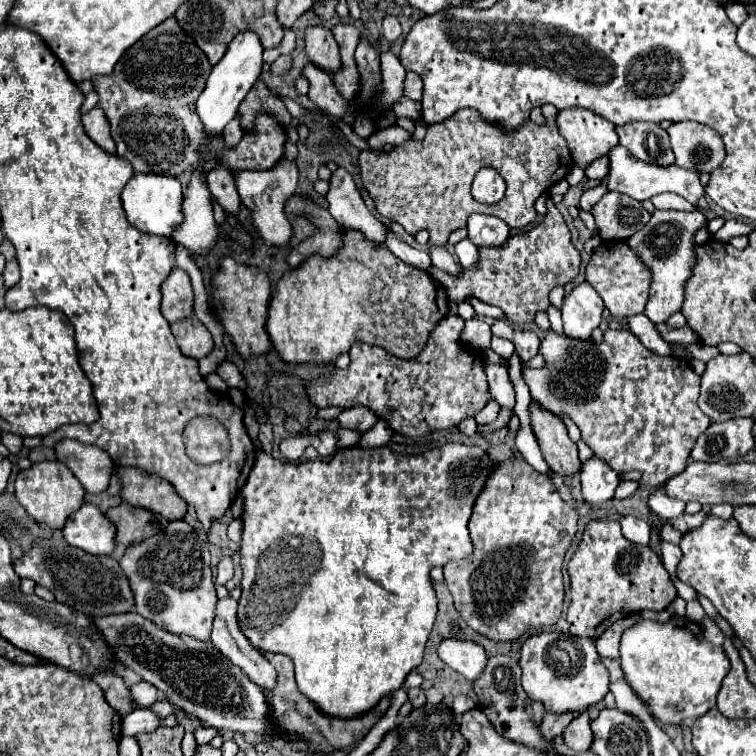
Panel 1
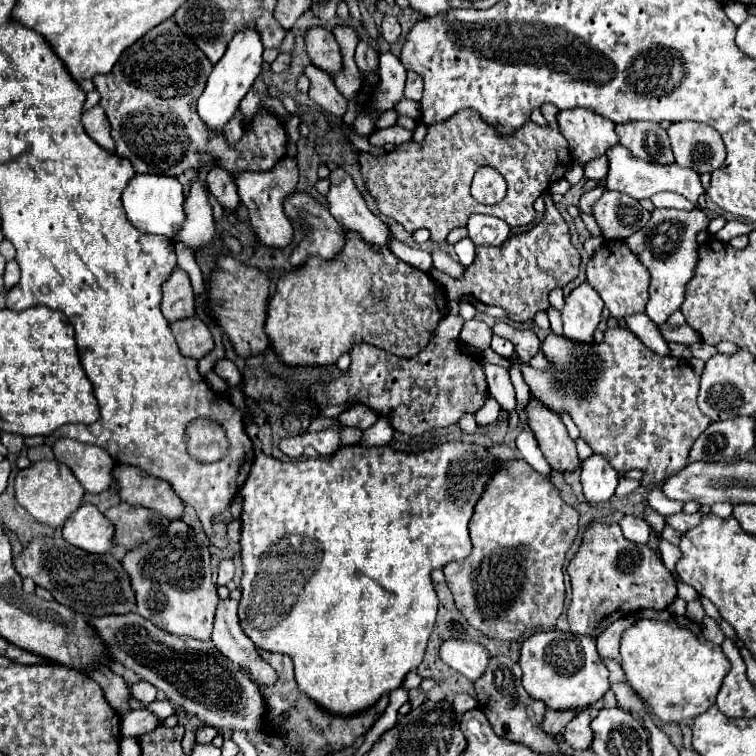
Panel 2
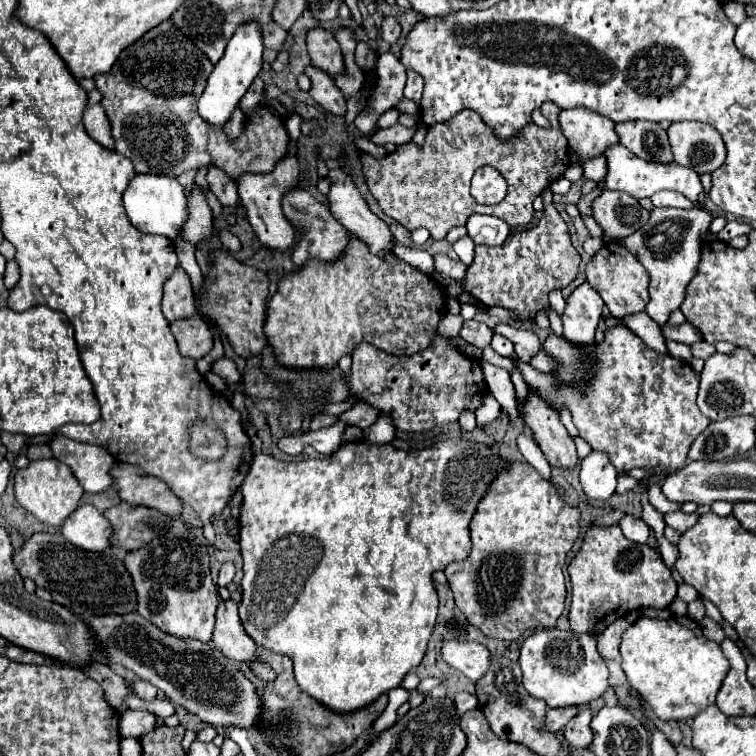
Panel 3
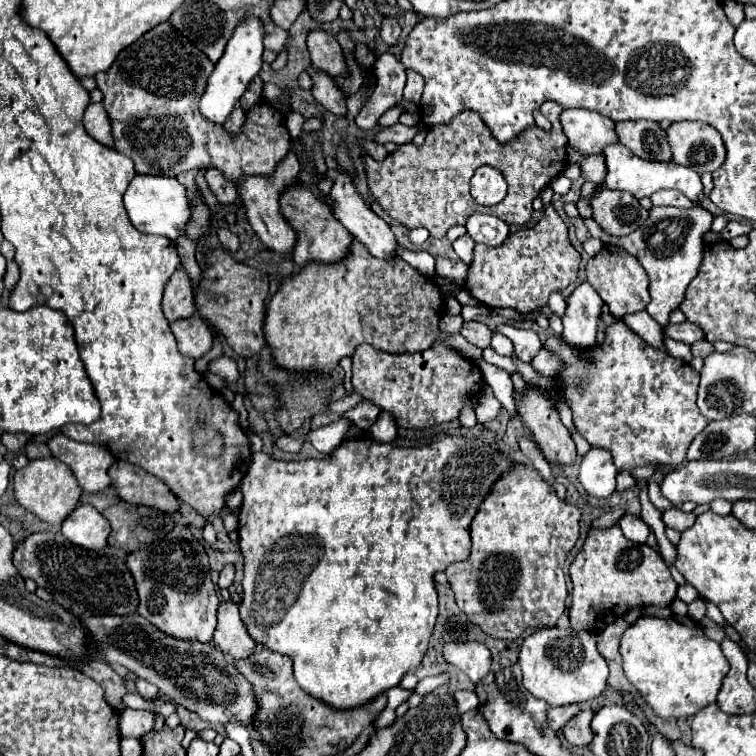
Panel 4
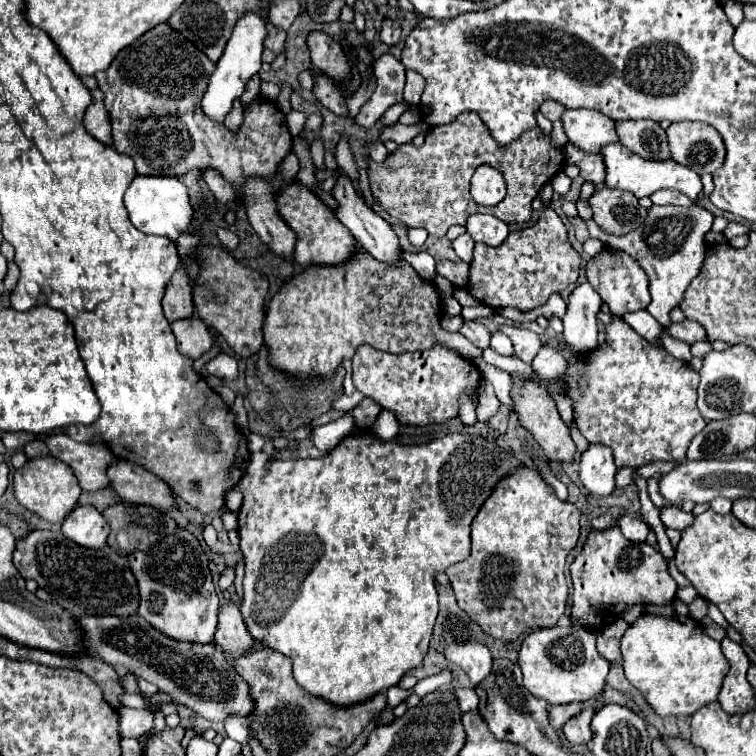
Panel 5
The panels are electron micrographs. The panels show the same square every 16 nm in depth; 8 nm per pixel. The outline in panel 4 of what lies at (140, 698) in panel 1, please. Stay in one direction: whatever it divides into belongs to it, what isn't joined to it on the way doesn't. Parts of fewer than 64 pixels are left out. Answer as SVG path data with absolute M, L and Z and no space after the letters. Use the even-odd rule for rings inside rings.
M138 680L136 682L136 688L138 688L138 694L144 698L144 700L152 700L156 694L158 694L158 688L150 682L144 682L144 680Z

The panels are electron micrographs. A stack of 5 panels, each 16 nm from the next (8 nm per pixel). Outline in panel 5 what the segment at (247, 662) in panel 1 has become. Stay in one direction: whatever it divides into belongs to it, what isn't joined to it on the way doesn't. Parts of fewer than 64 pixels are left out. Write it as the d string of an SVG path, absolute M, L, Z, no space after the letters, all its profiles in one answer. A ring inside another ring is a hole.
M224 606L220 608L220 620L214 640L222 650L234 652L236 656L248 654L252 646L252 636L240 616L240 610L236 606Z

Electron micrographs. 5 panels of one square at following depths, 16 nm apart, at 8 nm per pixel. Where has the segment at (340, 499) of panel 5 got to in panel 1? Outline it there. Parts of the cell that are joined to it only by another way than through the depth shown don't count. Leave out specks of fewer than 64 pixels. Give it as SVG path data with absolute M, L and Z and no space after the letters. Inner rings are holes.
M446 442L434 450L428 450L418 456L396 454L388 446L380 448L340 448L330 460L306 460L306 462L282 462L264 452L258 452L250 476L240 490L244 496L242 508L242 542L240 542L240 560L242 560L242 598L238 604L238 620L242 632L252 640L258 650L280 652L292 658L296 684L304 696L308 696L322 712L330 716L356 716L364 714L376 706L376 702L402 688L404 678L410 670L418 668L424 656L428 636L436 618L438 598L432 590L430 570L444 566L452 560L464 560L472 554L472 540L468 536L468 520L476 498L484 490L488 476L494 472L496 464L480 446L468 446L460 442Z

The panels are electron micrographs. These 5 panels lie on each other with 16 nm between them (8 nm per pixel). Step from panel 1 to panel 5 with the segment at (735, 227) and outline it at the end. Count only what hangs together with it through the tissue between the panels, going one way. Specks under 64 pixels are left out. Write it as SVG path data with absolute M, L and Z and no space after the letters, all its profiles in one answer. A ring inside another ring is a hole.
M730 222L730 224L726 226L724 234L726 234L728 240L734 238L734 236L738 236L738 234L750 234L750 226L748 226L748 224L740 224L740 222Z

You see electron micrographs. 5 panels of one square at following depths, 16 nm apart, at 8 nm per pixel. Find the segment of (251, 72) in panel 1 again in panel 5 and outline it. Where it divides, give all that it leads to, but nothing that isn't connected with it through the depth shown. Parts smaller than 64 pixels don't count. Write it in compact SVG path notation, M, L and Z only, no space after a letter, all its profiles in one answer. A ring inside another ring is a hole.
M244 12L238 20L236 20L236 26L232 30L232 36L224 48L224 54L222 58L218 60L216 64L216 70L214 74L210 76L210 84L208 84L208 90L202 98L202 110L206 116L210 116L212 120L218 120L218 122L224 122L224 116L232 110L232 102L244 92L244 86L246 82L258 74L260 66L262 66L262 42L264 38L268 36L268 30L266 30L266 18L262 14L256 14L256 12Z

